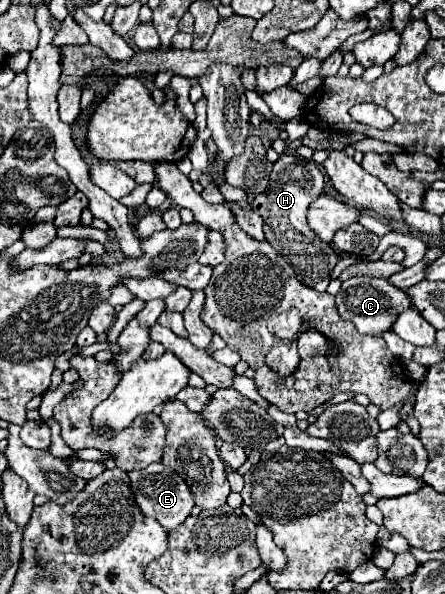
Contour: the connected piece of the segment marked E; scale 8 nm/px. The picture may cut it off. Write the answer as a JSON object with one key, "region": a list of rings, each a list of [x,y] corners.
{"region":[[[158,462],[158,464],[146,466],[144,470],[128,472],[128,478],[130,478],[130,486],[134,486],[134,498],[142,510],[142,514],[156,518],[168,532],[176,530],[190,516],[190,510],[194,508],[192,494],[186,486],[186,482],[178,474],[174,474],[174,470],[170,470]]]}

